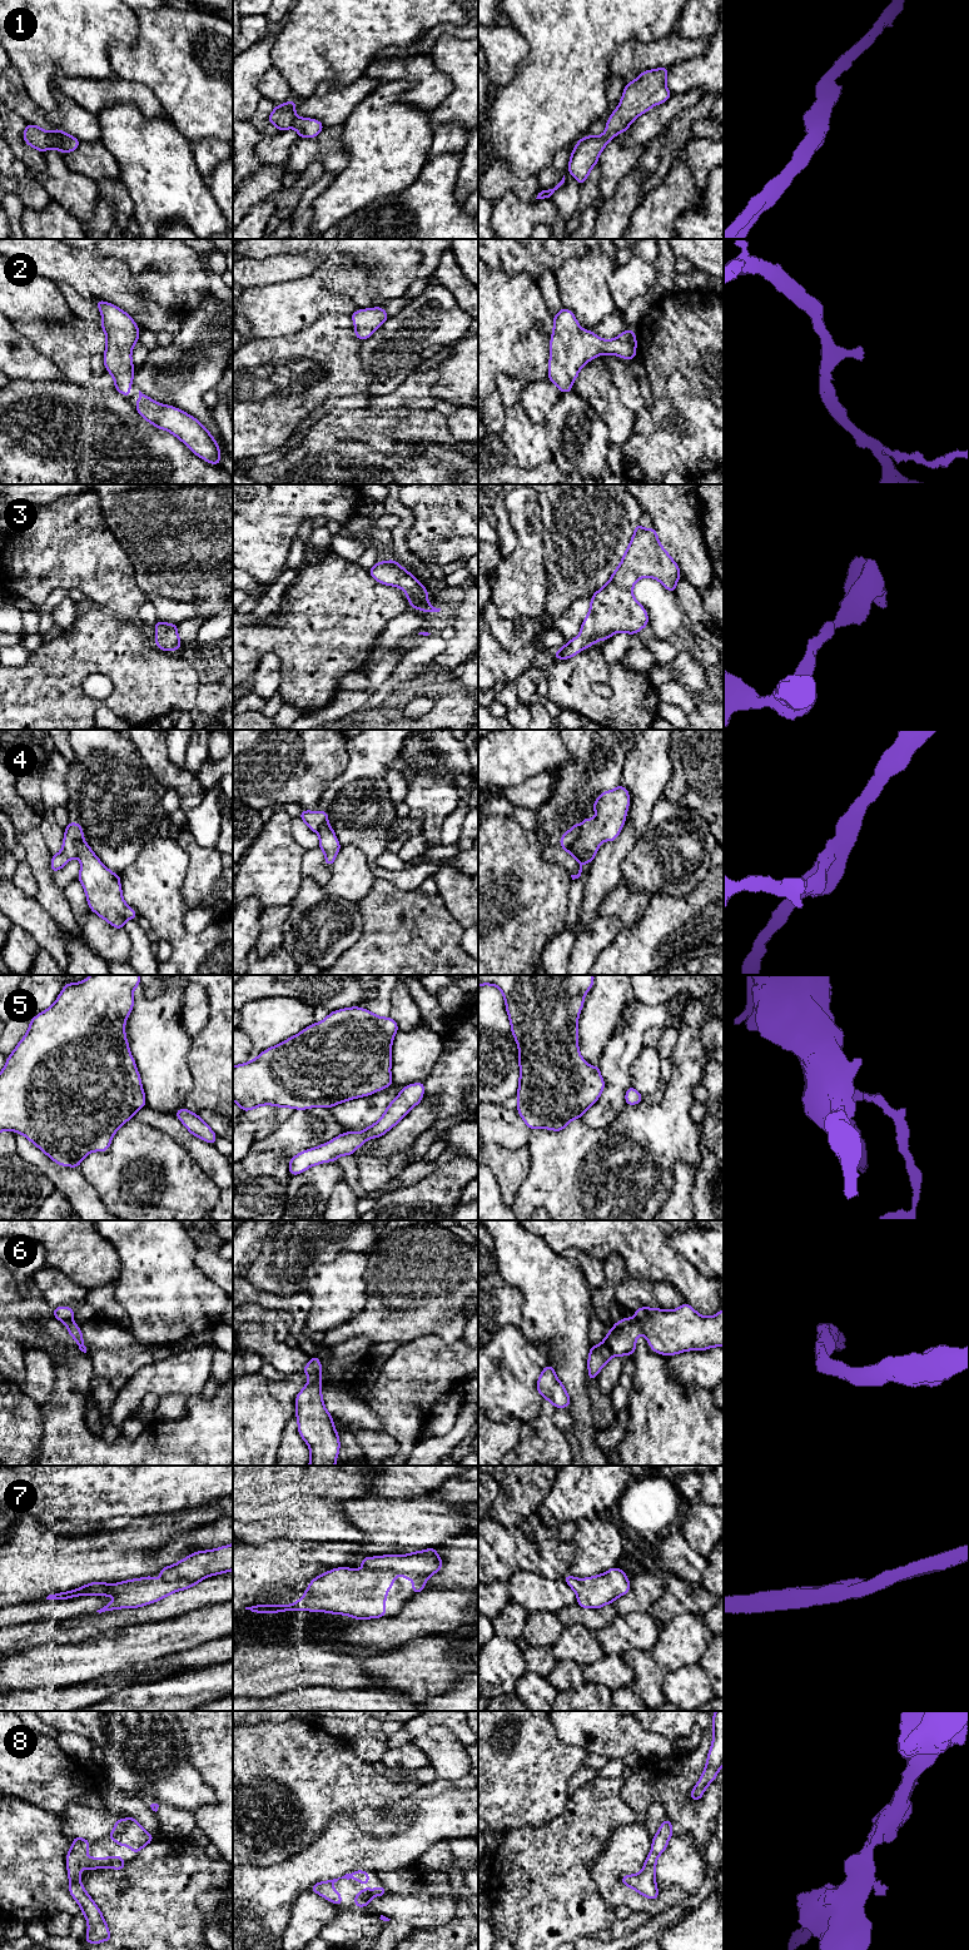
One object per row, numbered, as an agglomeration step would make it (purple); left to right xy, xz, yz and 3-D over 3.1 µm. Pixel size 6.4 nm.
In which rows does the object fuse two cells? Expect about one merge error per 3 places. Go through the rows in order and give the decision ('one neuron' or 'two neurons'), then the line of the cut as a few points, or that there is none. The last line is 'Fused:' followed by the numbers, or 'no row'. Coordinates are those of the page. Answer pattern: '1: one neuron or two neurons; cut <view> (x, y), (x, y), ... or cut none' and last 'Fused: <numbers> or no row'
1: one neuron; cut none
2: one neuron; cut none
3: one neuron; cut none
4: two neurons; cut yz (581, 825), (581, 832), (574, 844), (572, 854)
5: one neuron; cut none
6: one neuron; cut none
7: one neuron; cut none
8: one neuron; cut none
Fused: 4

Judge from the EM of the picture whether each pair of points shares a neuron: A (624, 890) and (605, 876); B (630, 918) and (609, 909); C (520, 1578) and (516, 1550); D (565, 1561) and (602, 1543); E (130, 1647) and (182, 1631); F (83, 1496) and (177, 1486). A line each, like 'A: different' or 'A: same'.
A: different
B: same
C: different
D: different
E: same
F: same

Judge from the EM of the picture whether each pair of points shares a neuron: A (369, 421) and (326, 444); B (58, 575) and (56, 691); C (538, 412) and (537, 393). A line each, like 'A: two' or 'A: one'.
A: one
B: two
C: one

